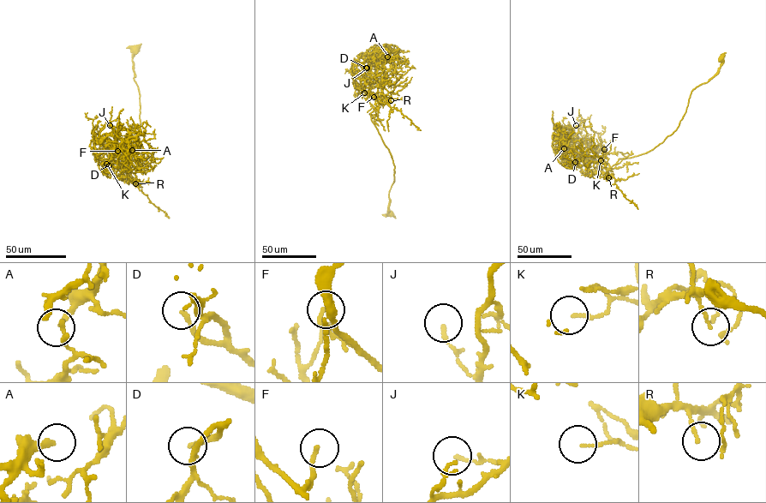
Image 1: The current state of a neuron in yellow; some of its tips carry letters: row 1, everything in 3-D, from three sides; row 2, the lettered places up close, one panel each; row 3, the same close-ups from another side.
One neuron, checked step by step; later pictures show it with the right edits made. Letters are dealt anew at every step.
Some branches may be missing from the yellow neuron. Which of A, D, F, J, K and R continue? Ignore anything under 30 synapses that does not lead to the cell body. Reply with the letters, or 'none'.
D

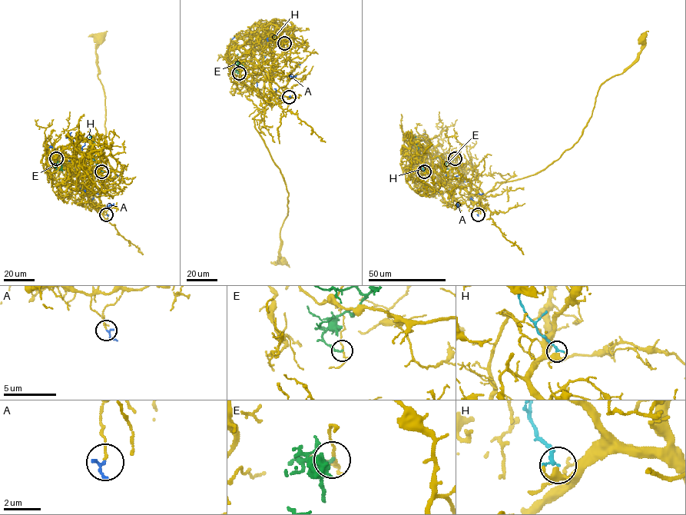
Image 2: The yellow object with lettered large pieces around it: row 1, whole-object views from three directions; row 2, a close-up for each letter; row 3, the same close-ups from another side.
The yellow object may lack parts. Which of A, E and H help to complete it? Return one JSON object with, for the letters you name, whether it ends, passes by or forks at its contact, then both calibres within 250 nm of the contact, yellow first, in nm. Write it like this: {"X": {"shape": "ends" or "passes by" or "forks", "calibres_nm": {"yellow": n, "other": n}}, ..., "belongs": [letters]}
{"belongs": []}

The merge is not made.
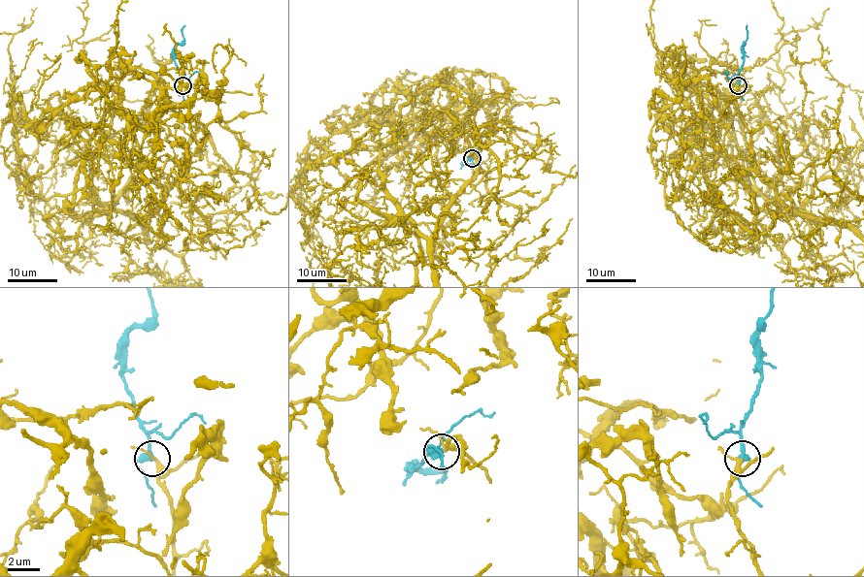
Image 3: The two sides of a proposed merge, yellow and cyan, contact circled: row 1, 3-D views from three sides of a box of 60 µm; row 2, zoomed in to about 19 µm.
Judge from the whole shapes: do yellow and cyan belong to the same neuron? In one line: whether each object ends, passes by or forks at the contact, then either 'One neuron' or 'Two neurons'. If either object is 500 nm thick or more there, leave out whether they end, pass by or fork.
At the ring yellow passes by. At the ring cyan passes by. One neuron

